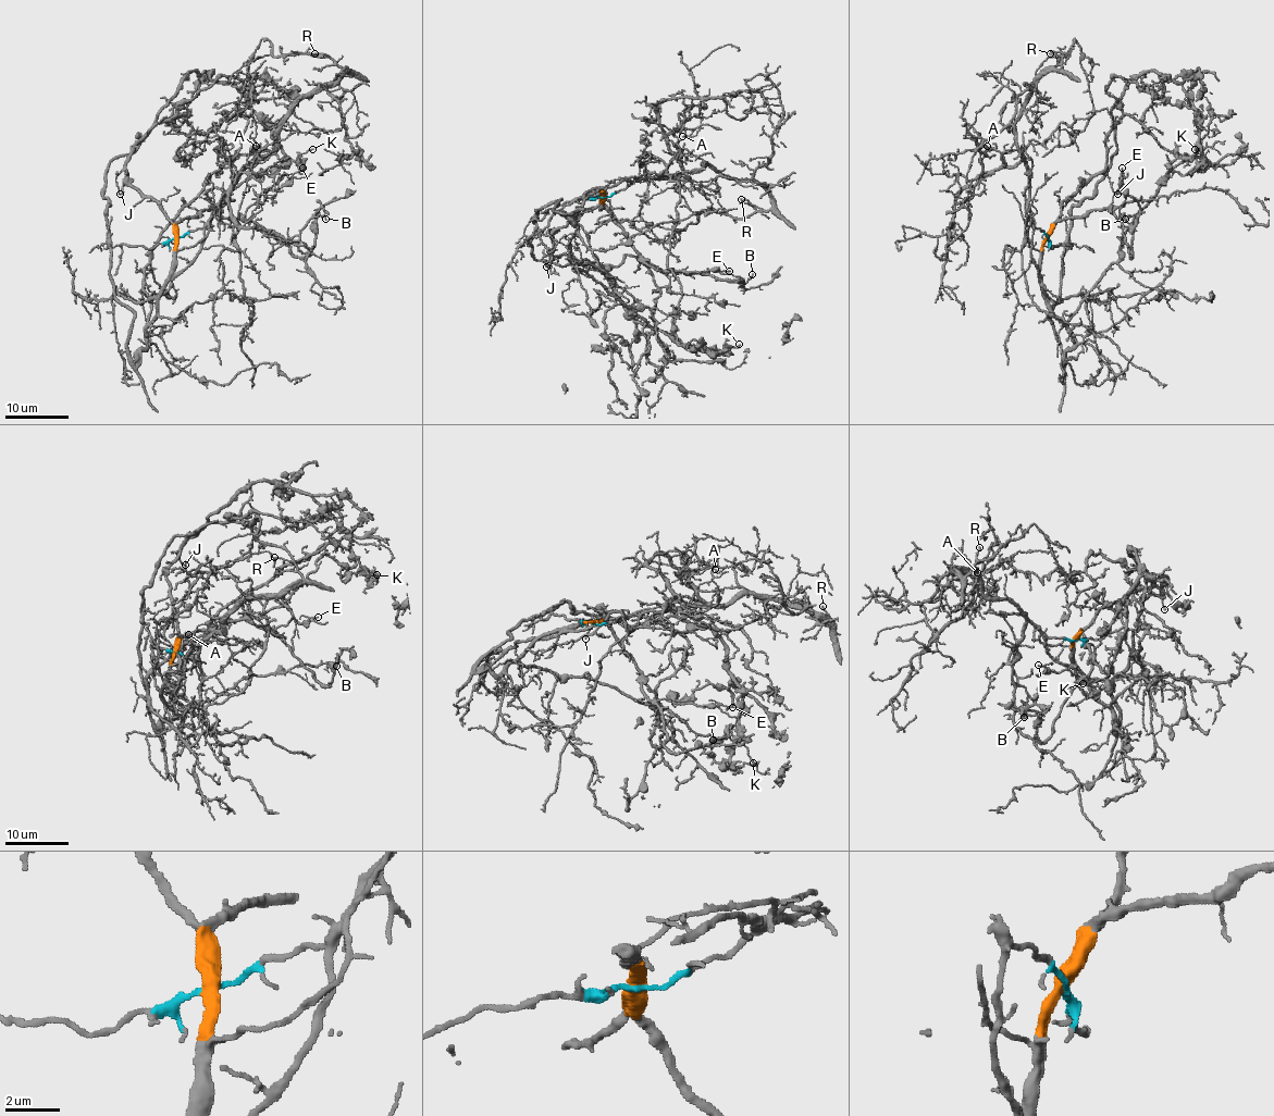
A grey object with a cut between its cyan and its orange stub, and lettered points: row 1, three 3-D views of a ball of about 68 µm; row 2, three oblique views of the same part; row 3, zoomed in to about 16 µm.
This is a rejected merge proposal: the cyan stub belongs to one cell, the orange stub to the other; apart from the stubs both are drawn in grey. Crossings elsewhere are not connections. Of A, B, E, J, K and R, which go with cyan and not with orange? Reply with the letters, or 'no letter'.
A, R

